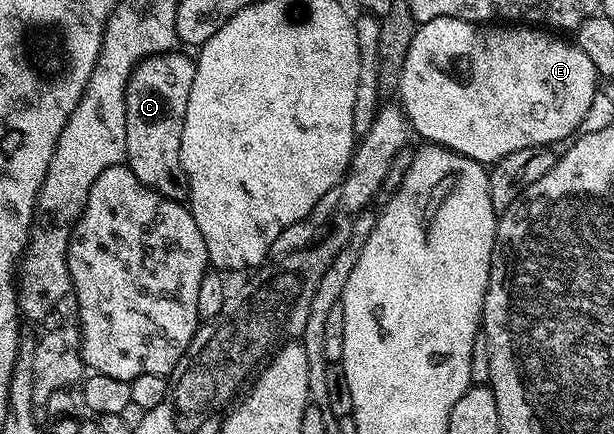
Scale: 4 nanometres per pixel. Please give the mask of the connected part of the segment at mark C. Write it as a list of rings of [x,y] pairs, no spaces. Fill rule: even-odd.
[[[172,49],[140,59],[127,78],[125,93],[126,166],[147,187],[180,201],[187,199],[187,174],[181,165],[181,133],[194,76],[195,59]]]

